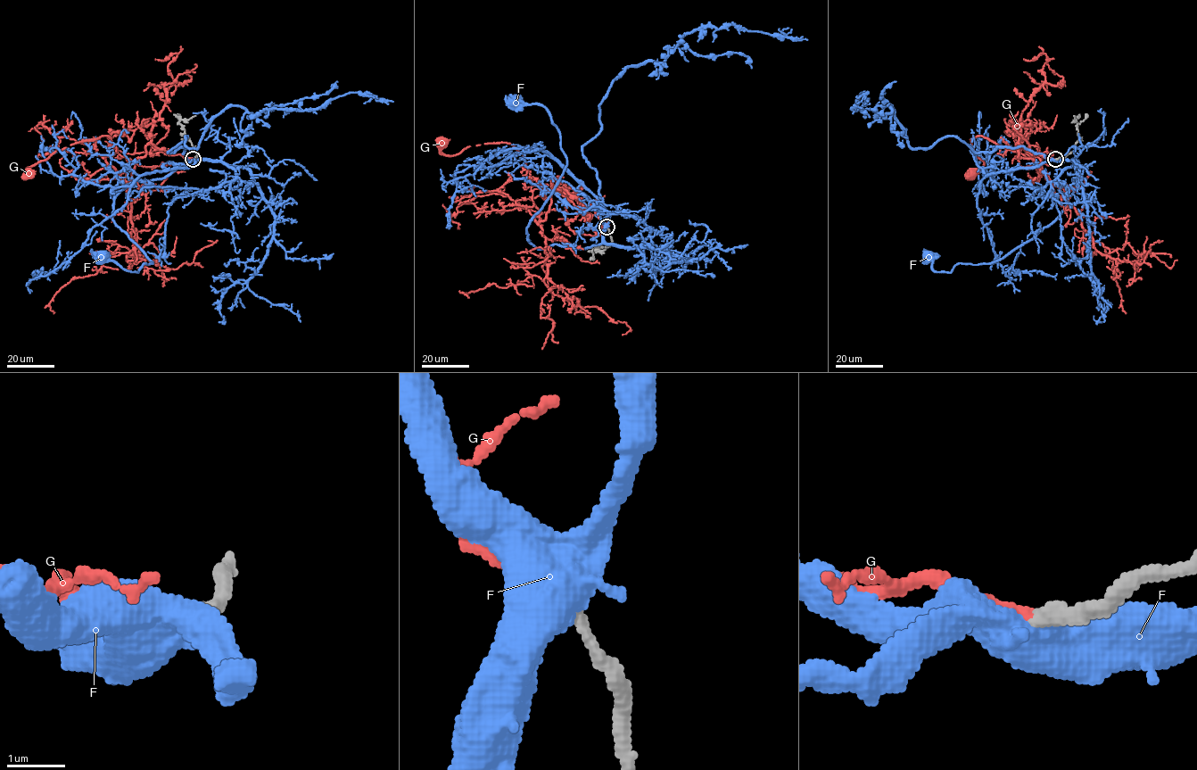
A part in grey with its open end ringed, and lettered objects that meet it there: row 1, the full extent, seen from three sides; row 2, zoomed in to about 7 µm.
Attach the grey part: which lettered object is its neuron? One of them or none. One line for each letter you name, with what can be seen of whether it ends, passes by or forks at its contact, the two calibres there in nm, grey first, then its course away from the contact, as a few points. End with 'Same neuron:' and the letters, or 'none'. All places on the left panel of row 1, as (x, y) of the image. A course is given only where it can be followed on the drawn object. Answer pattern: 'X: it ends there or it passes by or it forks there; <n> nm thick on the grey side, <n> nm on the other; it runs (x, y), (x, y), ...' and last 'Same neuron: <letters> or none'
G: it ends there; 240 nm thick on the grey side, 240 nm on the other; it runs (193, 159), (148, 144), (126, 181), (127, 161), (101, 136), (53, 152), (28, 172)
Same neuron: G

